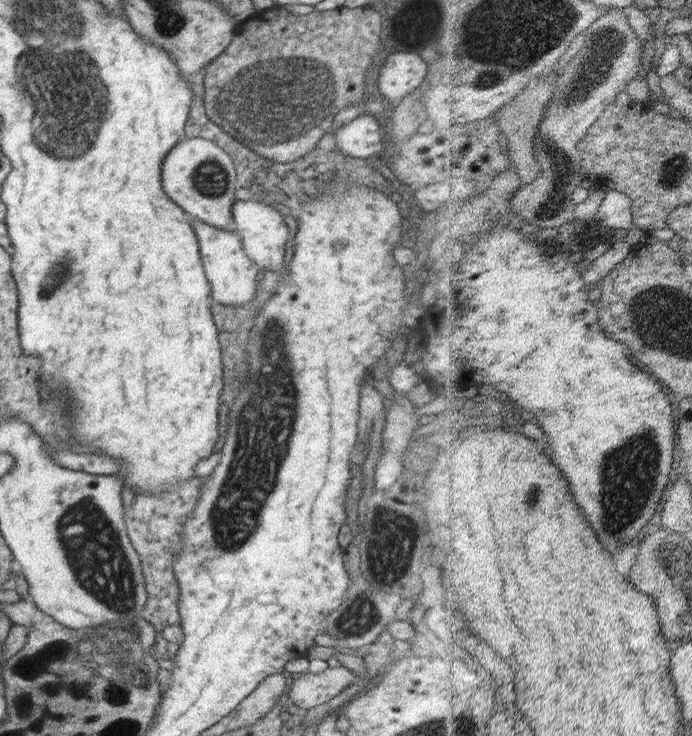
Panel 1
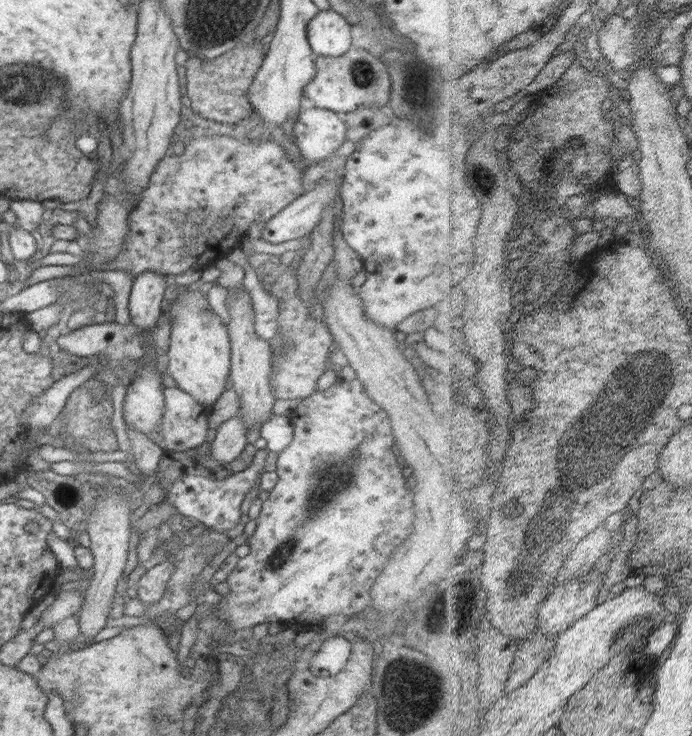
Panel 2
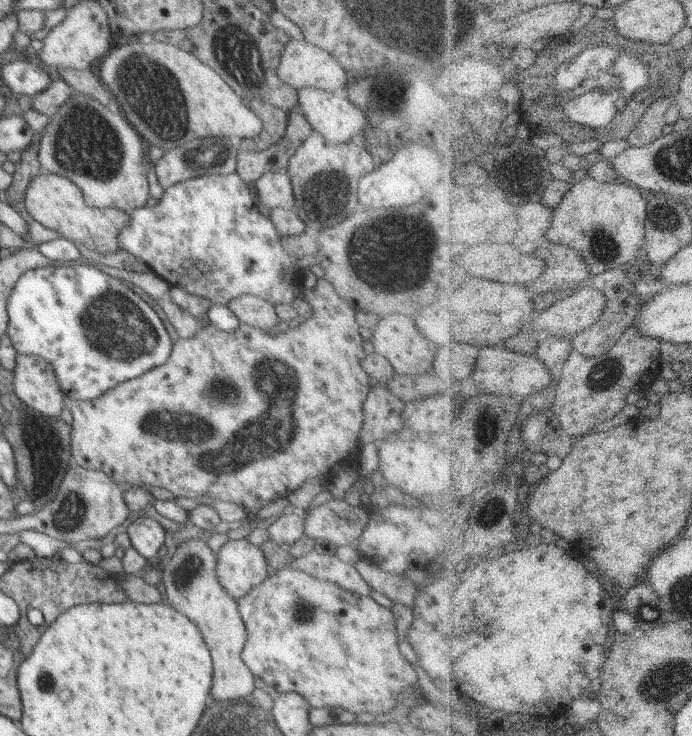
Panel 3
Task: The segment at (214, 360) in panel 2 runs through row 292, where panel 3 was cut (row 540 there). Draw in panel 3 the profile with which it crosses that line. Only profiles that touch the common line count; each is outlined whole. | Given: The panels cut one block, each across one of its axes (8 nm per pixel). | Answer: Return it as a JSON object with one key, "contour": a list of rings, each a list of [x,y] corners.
{"contour":[[[199,538],[188,539],[174,549],[174,556],[163,568],[163,580],[169,605],[184,614],[200,630],[200,635],[214,662],[212,696],[220,702],[238,702],[249,698],[255,690],[254,676],[244,666],[240,654],[247,633],[239,614],[238,602],[220,586],[216,574],[217,556]]]}

